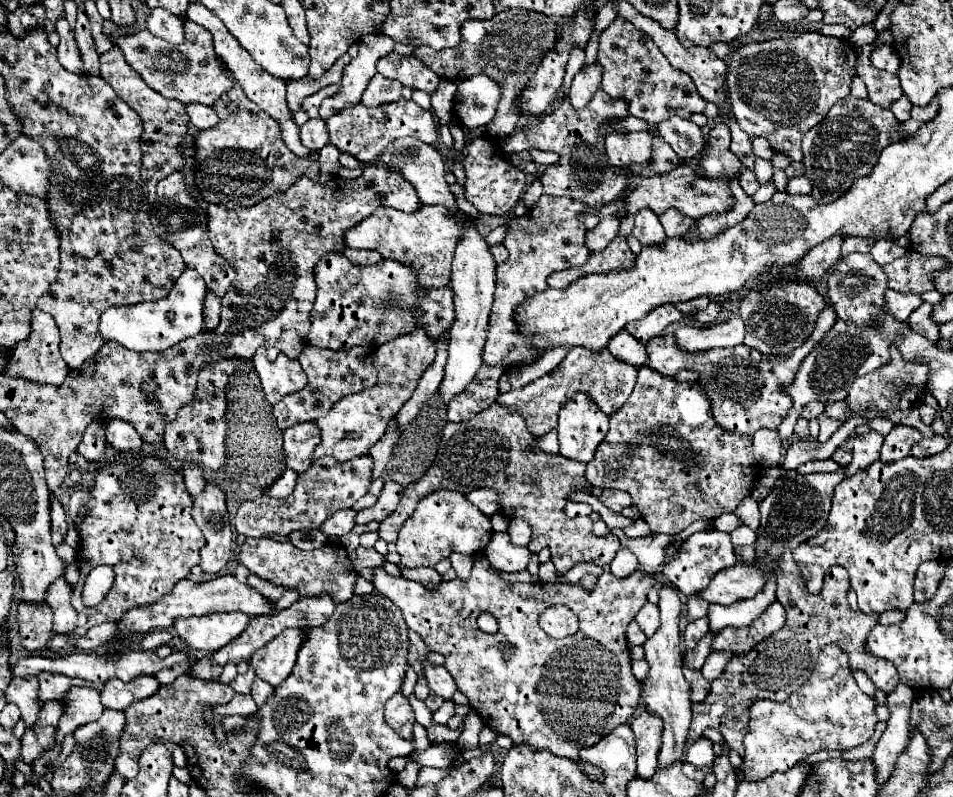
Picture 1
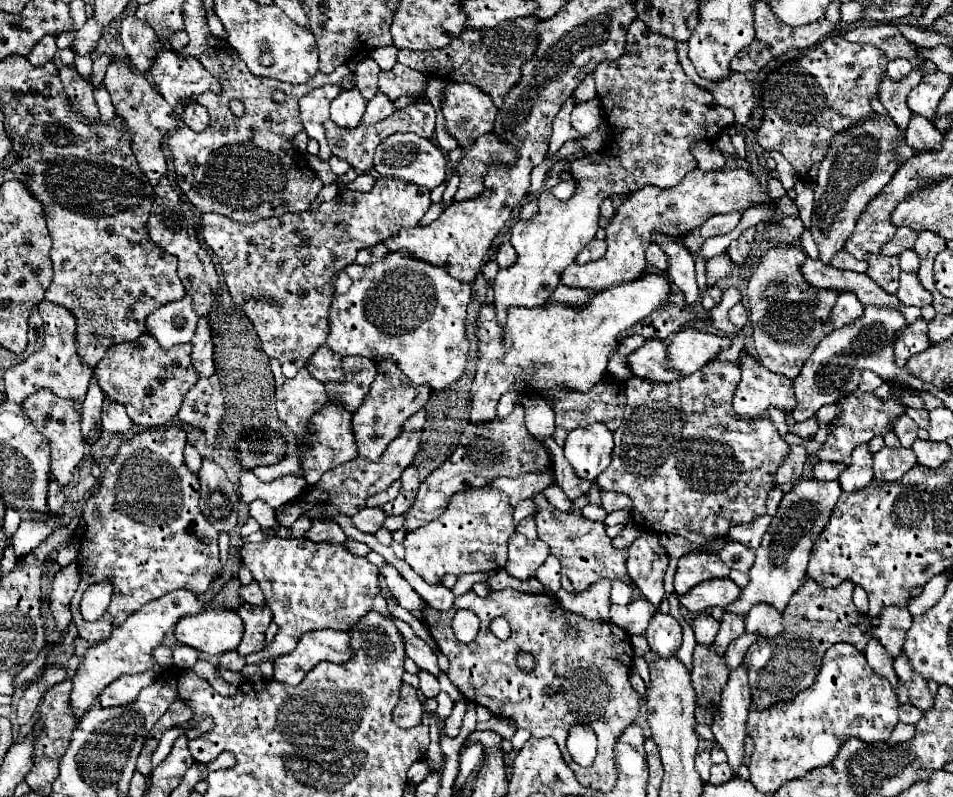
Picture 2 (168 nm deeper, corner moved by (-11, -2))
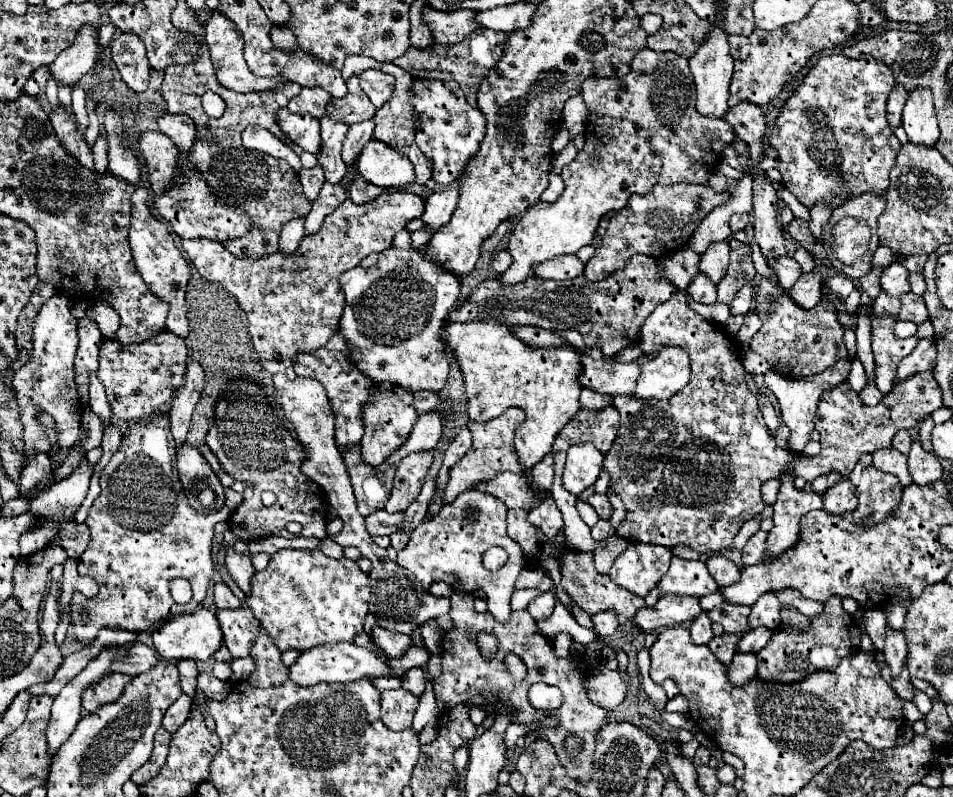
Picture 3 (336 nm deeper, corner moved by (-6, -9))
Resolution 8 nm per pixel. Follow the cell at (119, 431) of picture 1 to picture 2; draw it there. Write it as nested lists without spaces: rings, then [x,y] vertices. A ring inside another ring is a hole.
[[[104,396],[104,404],[102,404],[102,428],[106,432],[130,432],[132,430],[132,420],[128,420],[126,408],[114,400],[110,400],[108,396]]]

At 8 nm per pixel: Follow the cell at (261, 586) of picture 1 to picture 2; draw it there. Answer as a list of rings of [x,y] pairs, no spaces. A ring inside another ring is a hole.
[[[252,582],[250,586],[240,586],[240,598],[248,604],[254,606],[264,606],[264,596],[260,592],[260,586],[256,582]]]

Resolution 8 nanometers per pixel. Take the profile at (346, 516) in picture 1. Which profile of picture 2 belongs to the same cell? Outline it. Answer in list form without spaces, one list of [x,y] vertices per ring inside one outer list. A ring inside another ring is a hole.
[[[362,508],[362,512],[352,516],[356,528],[362,532],[368,532],[368,534],[376,534],[382,528],[384,518],[386,518],[386,514],[382,508]]]

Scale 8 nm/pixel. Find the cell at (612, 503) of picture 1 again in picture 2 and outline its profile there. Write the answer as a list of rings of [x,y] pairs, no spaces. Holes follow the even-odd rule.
[[[602,490],[600,492],[600,500],[602,500],[602,506],[606,512],[614,512],[614,510],[630,510],[632,508],[632,500],[620,492],[606,492]]]

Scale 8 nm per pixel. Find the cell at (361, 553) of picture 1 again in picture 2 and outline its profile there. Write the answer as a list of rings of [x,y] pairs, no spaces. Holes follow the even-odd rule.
[[[346,538],[346,540],[344,540],[344,546],[346,546],[354,556],[366,556],[366,552],[370,550],[366,544],[362,544],[362,542],[354,540],[354,538]]]

